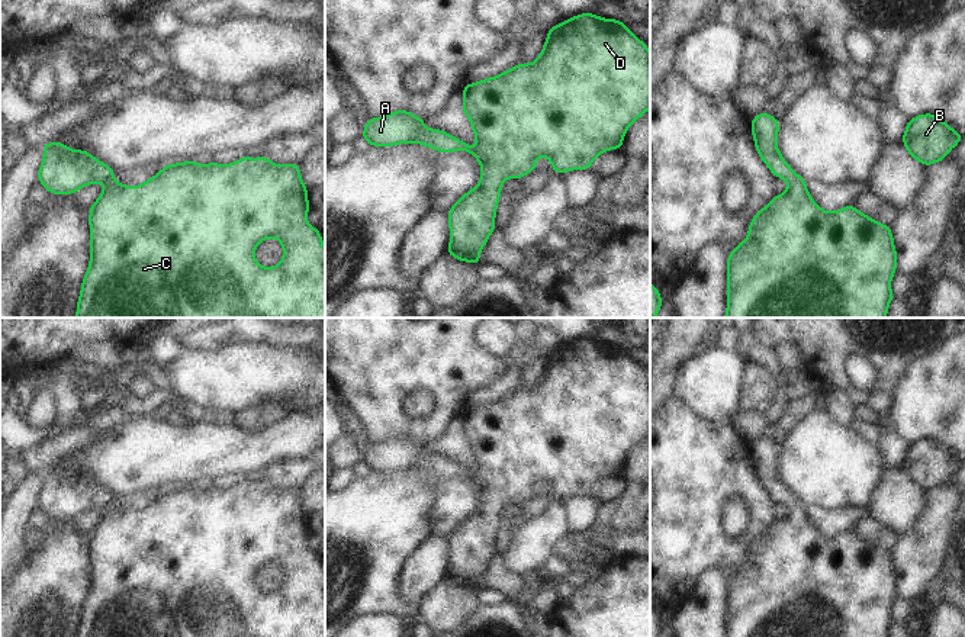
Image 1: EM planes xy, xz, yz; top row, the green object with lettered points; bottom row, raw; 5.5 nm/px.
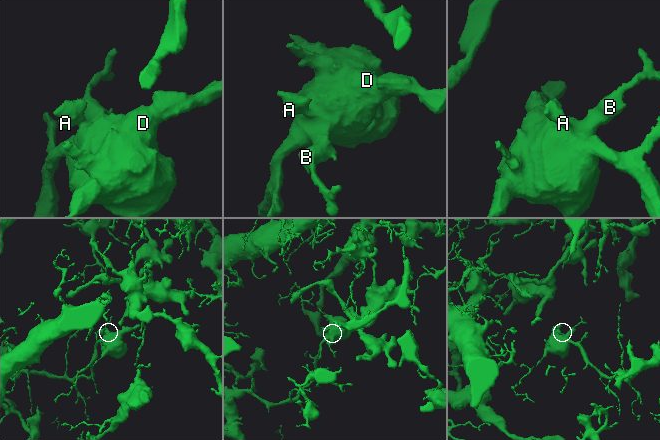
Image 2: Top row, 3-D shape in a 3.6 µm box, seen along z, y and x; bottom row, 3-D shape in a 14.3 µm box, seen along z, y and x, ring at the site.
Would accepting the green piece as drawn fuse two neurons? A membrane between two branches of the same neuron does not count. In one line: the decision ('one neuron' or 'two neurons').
one neuron

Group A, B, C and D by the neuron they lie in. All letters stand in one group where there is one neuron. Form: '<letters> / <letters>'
A B C D

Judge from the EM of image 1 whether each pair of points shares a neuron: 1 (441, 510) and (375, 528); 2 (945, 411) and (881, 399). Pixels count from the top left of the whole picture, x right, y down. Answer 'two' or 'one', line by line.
1: two
2: two

